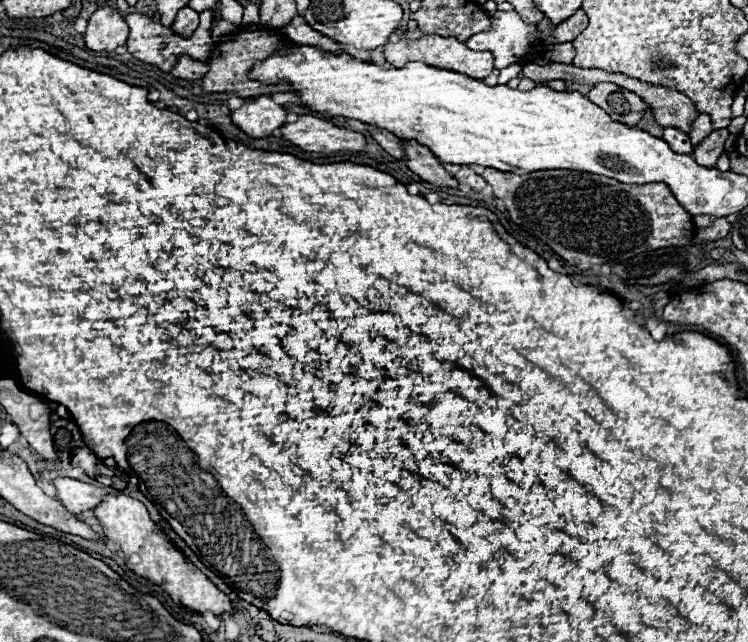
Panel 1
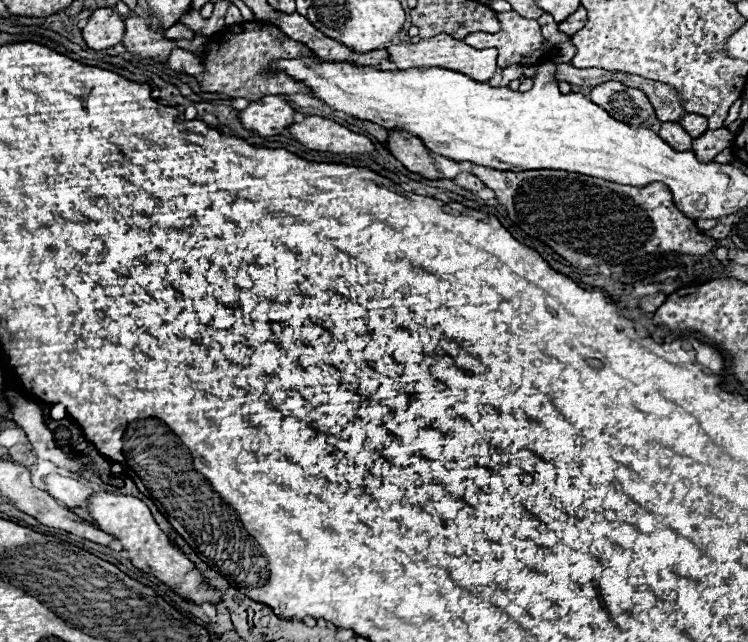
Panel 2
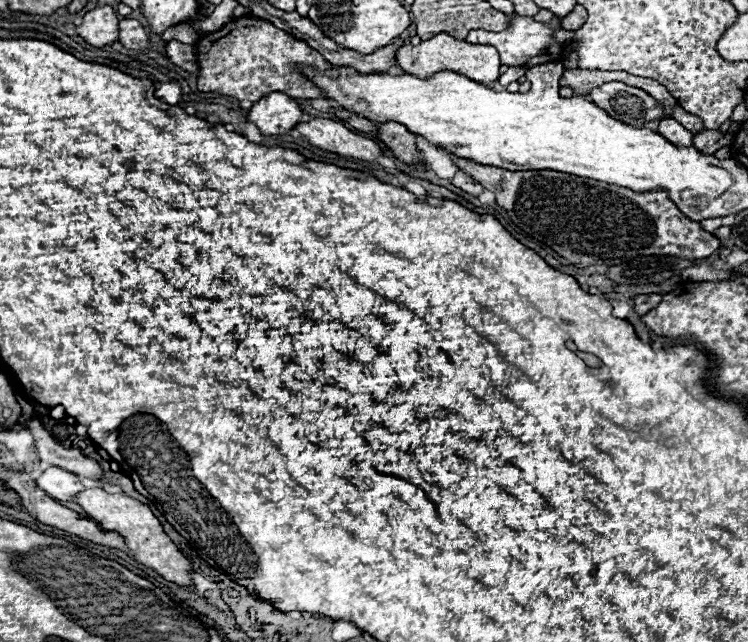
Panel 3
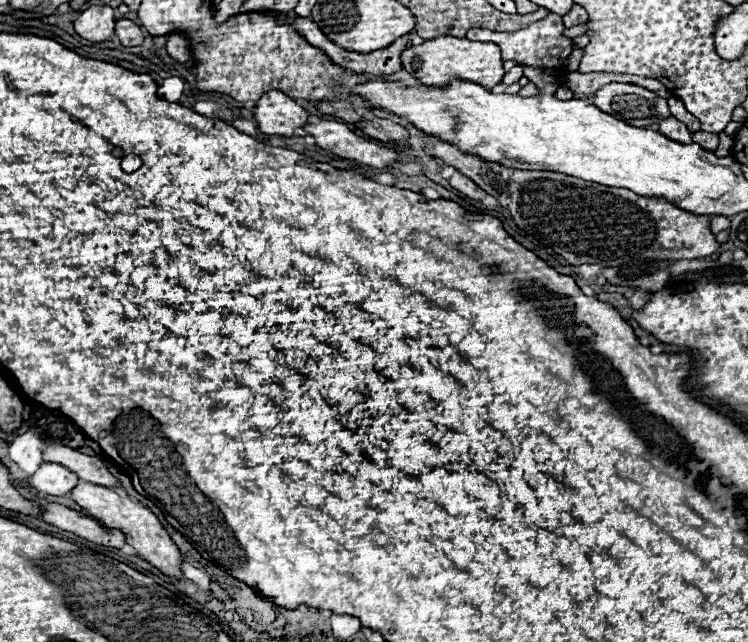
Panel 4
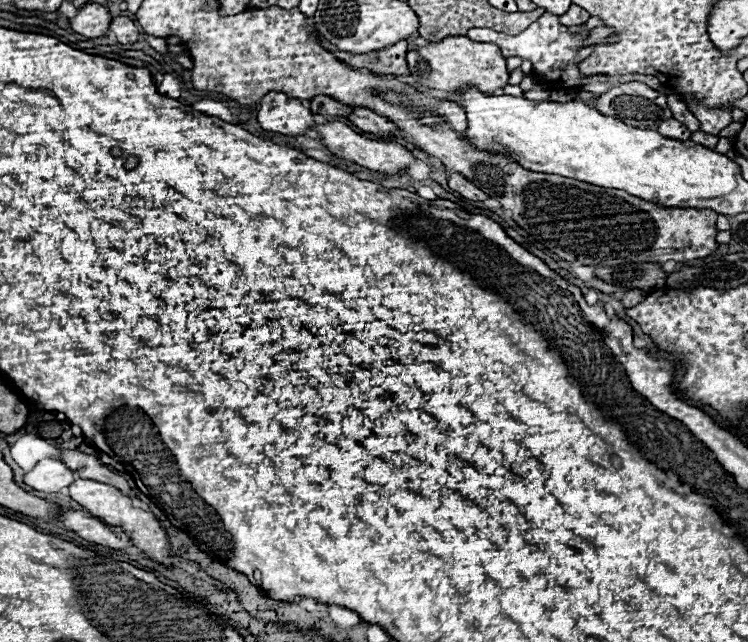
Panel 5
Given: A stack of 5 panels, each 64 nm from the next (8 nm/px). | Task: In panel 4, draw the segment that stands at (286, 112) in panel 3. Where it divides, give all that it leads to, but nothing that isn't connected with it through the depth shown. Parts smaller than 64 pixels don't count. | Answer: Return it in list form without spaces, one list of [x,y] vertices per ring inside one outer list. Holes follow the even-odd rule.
[[[270,90],[258,100],[254,118],[264,134],[278,136],[294,136],[296,128],[308,124],[308,112],[280,90]]]

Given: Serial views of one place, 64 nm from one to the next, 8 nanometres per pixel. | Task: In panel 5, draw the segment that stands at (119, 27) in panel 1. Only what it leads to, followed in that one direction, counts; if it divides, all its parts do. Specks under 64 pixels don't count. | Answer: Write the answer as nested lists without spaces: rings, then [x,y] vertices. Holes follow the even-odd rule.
[[[86,4],[78,10],[78,14],[70,20],[72,30],[86,36],[86,38],[98,38],[108,32],[110,26],[110,12],[100,4]]]

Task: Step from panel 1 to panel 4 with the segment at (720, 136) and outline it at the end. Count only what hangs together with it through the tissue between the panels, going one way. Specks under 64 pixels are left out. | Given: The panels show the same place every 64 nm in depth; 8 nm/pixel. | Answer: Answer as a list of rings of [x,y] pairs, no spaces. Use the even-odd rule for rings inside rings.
[[[700,130],[700,132],[692,134],[692,140],[706,150],[716,150],[718,148],[718,134],[710,134],[710,132]]]

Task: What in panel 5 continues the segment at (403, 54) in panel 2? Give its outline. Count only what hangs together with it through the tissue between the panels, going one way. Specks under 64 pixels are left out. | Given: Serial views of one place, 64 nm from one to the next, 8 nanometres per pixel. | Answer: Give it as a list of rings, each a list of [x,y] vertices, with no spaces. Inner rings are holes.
[[[466,36],[444,38],[440,42],[430,42],[428,46],[410,50],[406,60],[412,76],[422,86],[428,86],[432,90],[440,90],[446,94],[456,94],[472,86],[478,88],[480,92],[494,94],[498,88],[508,86],[508,78],[510,78],[510,72],[506,68],[506,58],[502,56],[496,44],[474,42]]]

